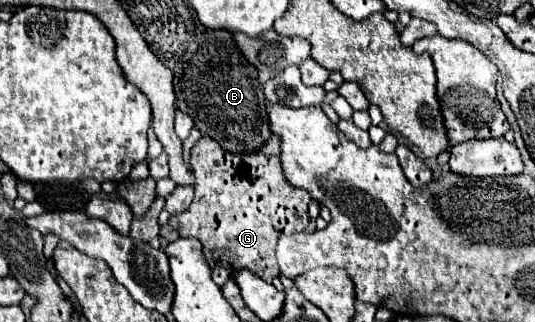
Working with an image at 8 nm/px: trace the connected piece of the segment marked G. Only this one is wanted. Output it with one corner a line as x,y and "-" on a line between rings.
203,136
191,148
191,168
195,174
195,198
189,210
173,214
169,224
183,238
197,238
209,266
223,266
233,276
237,270
251,270
265,282
279,276
275,246
283,234
303,232
309,224
307,206
311,196
293,188
281,170
279,138
271,136
259,152
235,156
223,152
219,142

